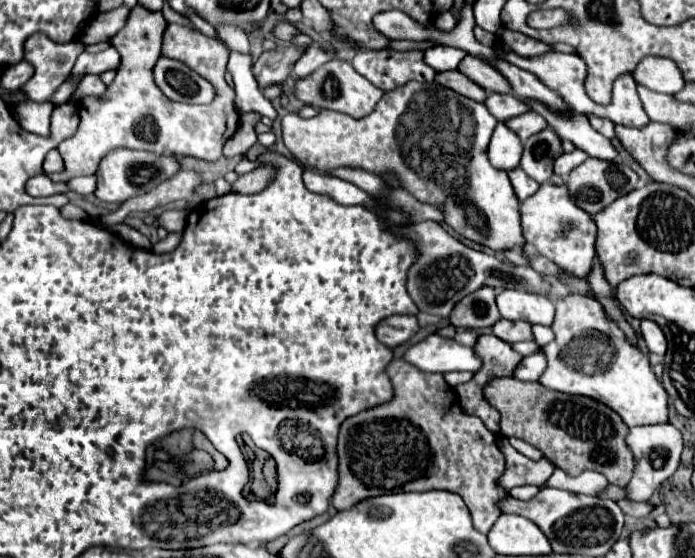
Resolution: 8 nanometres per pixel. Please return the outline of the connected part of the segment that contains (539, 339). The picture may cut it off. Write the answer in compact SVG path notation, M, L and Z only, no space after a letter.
M532 324L532 334L534 334L534 342L542 348L544 344L548 344L548 340L552 340L552 330L548 326L540 326L540 324Z

